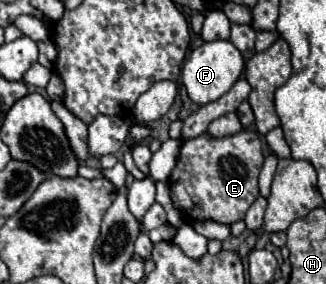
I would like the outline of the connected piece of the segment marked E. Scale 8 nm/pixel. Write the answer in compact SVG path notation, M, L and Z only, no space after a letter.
M242 130L226 138L214 138L204 132L198 138L184 140L176 168L168 180L172 202L182 212L186 224L204 220L234 224L244 218L250 204L258 198L258 172L262 162L262 140L254 130Z

